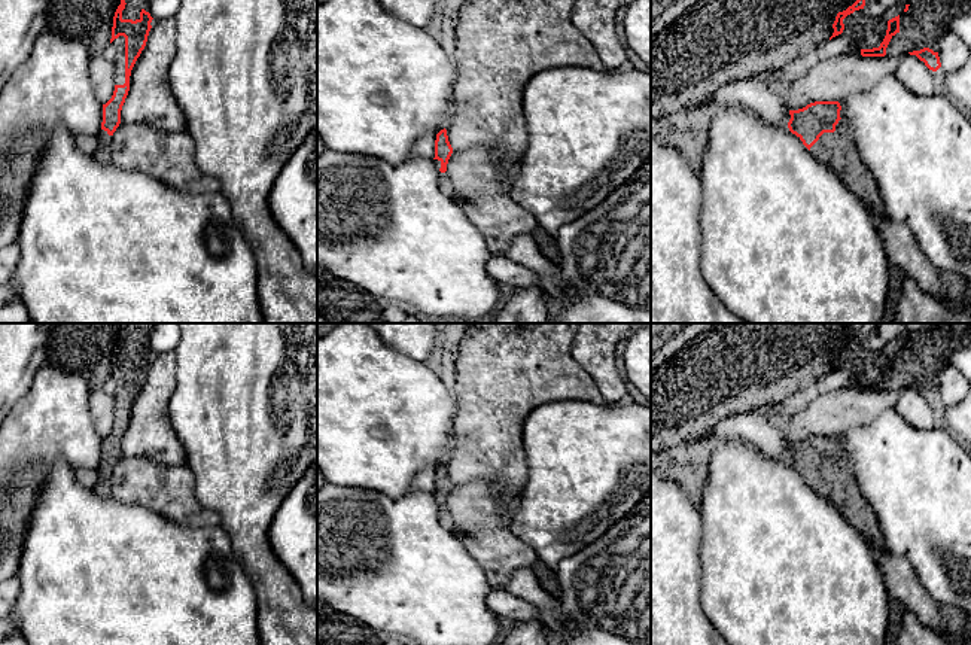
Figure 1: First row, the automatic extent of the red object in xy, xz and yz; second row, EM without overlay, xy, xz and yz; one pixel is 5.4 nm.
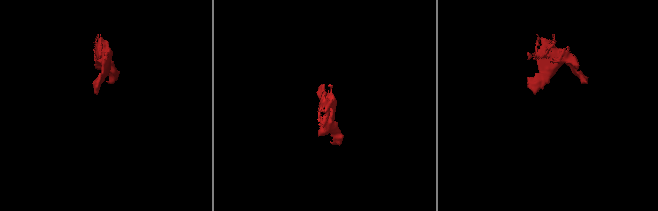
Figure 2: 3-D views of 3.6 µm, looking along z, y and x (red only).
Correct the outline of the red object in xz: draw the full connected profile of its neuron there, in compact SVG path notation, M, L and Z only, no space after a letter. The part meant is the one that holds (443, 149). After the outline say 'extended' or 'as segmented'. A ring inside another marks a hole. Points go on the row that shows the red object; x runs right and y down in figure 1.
M444 128L436 134L433 162L439 174L439 189L447 197L454 195L451 180L445 173L451 153L453 153L453 147L448 142L447 130Z | extended

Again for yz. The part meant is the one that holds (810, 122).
M815 101L798 110L789 110L788 128L815 158L828 165L864 201L876 226L880 223L876 209L880 206L877 185L862 164L850 125L840 116L838 101Z | extended

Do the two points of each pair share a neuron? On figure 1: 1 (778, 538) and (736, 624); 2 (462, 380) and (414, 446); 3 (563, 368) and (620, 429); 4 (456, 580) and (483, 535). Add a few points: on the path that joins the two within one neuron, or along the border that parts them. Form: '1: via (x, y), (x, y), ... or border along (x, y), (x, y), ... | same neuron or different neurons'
1: via (778, 559), (778, 583), (757, 604) | same neuron
2: border along (449, 382), (454, 401), (451, 429) | different neurons
3: border along (560, 399), (587, 399), (606, 405) | different neurons
4: border along (451, 531), (481, 568), (489, 586) | different neurons

